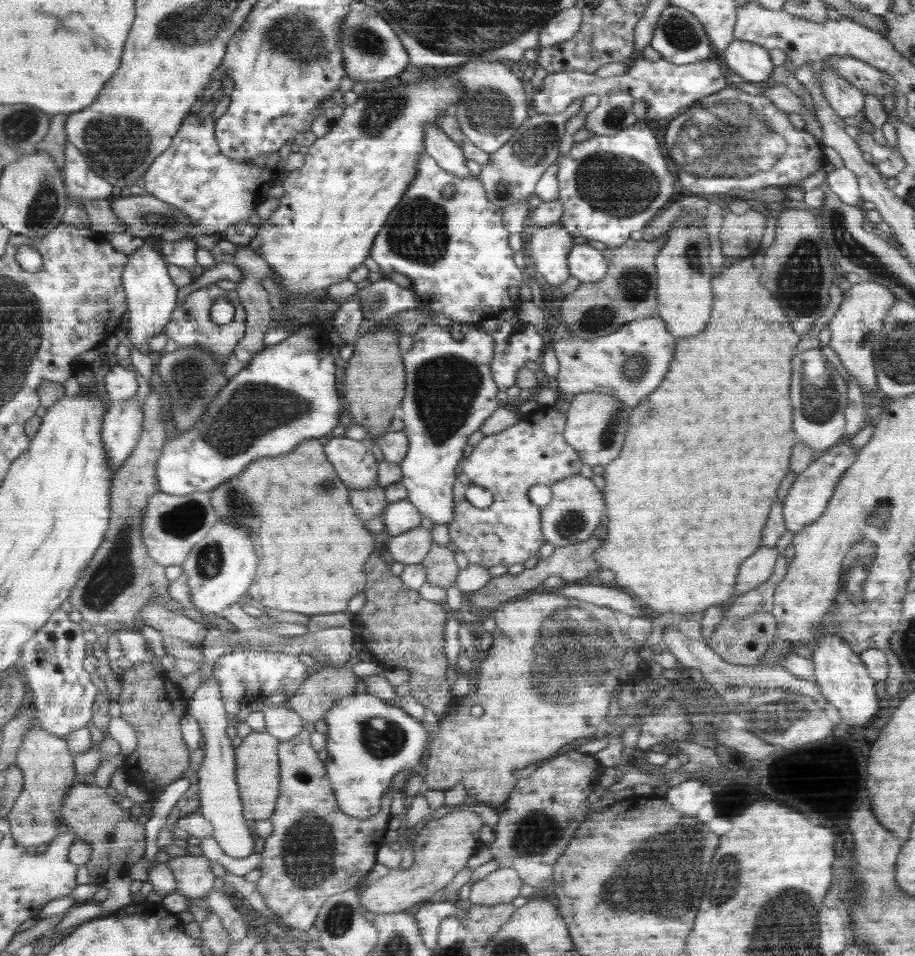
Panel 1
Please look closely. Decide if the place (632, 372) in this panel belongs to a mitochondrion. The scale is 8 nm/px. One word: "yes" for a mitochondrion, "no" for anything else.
yes

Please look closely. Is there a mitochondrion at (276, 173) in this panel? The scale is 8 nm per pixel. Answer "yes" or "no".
no

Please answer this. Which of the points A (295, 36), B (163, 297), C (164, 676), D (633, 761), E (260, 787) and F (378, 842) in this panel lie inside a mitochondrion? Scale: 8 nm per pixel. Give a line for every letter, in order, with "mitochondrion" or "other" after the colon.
A: mitochondrion
B: other
C: other
D: other
E: other
F: other

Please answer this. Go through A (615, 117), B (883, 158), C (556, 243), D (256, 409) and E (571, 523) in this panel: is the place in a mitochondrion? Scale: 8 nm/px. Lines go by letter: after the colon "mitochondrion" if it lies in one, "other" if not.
A: mitochondrion
B: other
C: other
D: mitochondrion
E: mitochondrion

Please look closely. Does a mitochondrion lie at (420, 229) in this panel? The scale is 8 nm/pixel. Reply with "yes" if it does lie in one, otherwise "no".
yes

